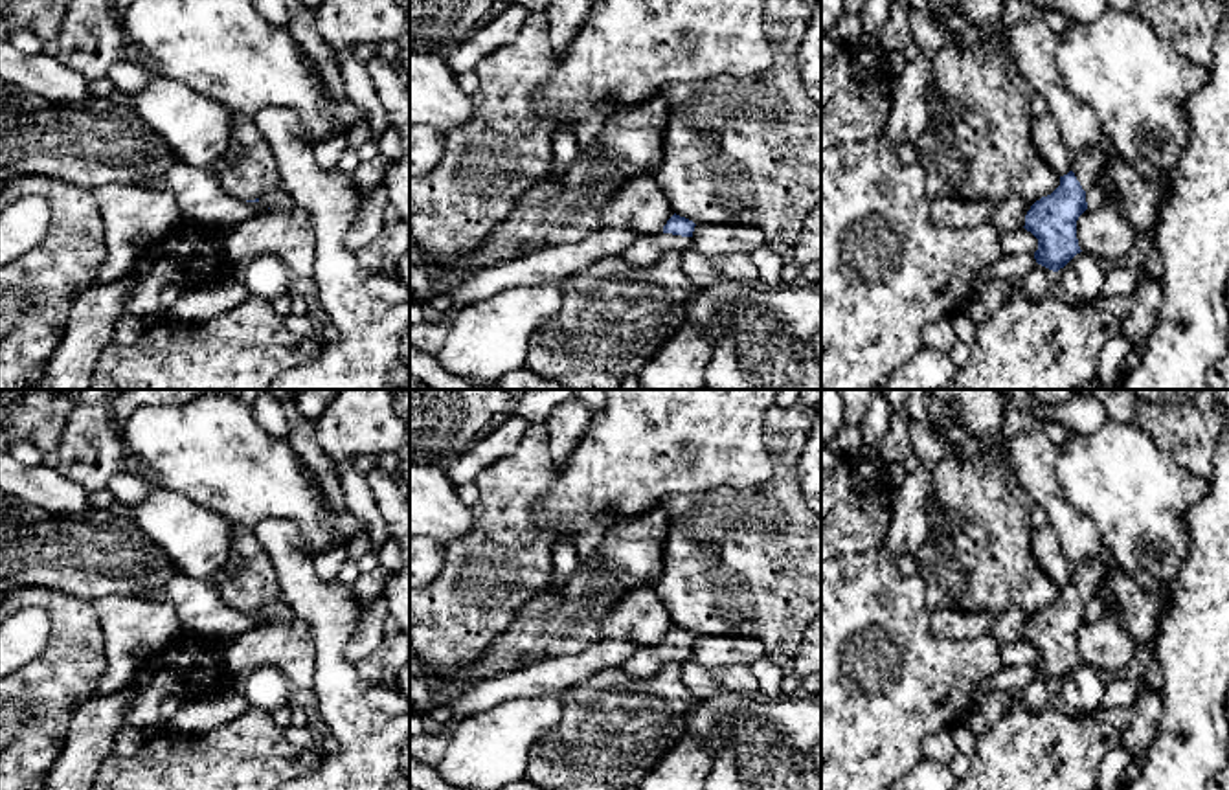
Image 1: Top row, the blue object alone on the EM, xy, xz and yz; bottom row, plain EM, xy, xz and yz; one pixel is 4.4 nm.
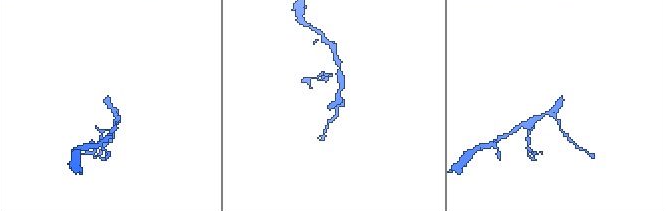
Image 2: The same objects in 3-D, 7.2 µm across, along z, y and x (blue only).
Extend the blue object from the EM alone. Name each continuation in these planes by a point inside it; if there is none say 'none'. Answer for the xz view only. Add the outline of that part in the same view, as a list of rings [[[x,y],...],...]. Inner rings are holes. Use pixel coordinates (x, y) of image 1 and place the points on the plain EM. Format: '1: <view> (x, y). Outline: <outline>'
1: xz (645, 662). Outline: [[[654,645],[650,649],[636,649],[636,652],[623,663],[621,671],[636,676],[648,678],[672,663],[687,663],[693,660],[691,649],[672,645]]]

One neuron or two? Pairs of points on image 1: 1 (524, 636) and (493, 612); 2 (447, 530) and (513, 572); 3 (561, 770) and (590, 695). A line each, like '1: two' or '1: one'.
1: two
2: two
3: one

